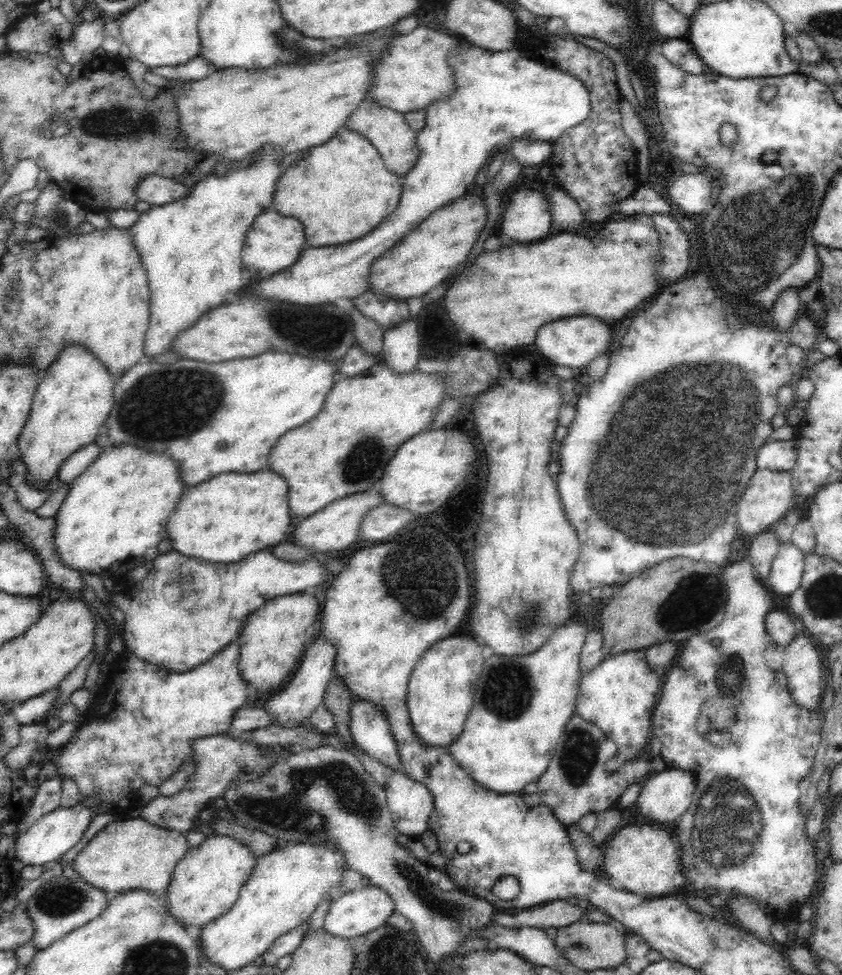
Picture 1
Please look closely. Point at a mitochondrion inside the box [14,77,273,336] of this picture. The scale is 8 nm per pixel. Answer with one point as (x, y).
(120, 121)

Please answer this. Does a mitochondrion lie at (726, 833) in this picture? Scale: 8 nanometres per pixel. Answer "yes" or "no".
yes

